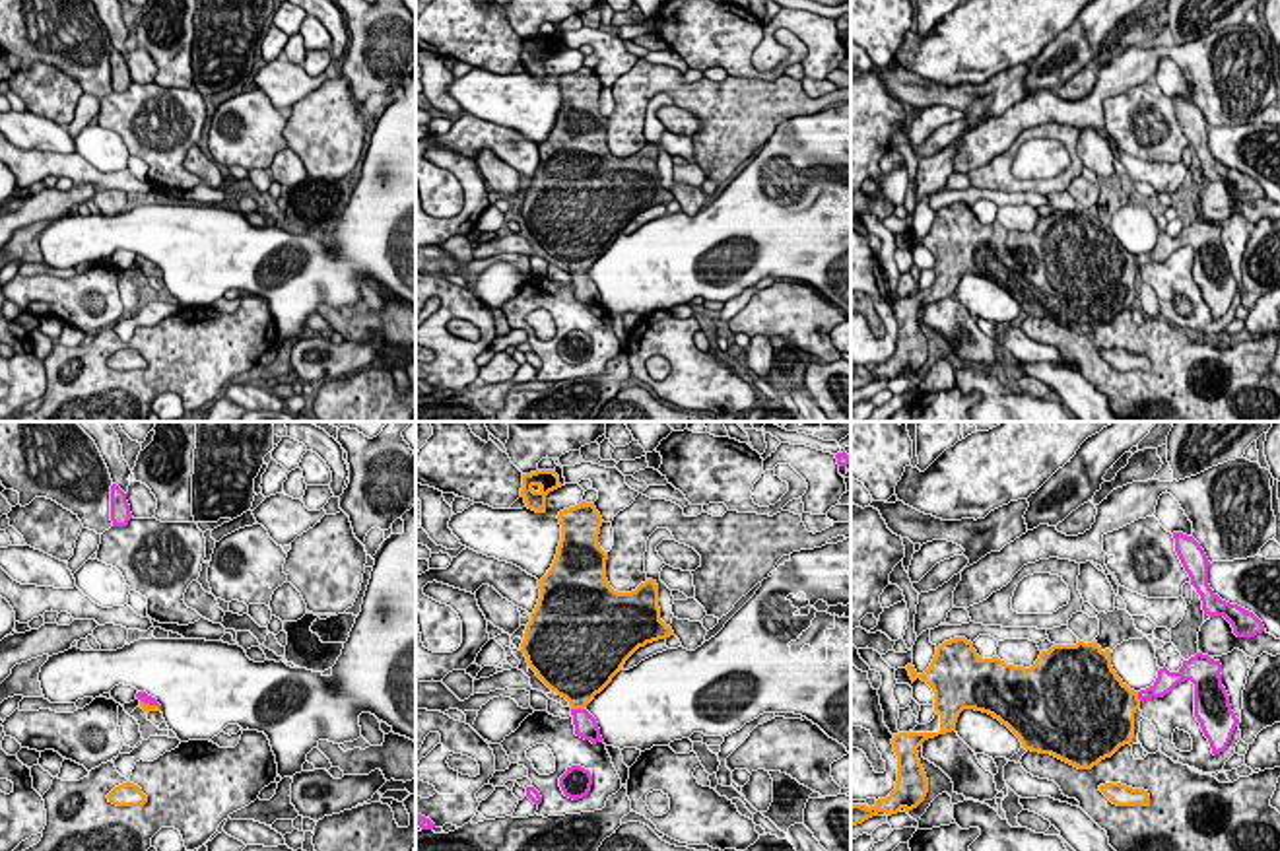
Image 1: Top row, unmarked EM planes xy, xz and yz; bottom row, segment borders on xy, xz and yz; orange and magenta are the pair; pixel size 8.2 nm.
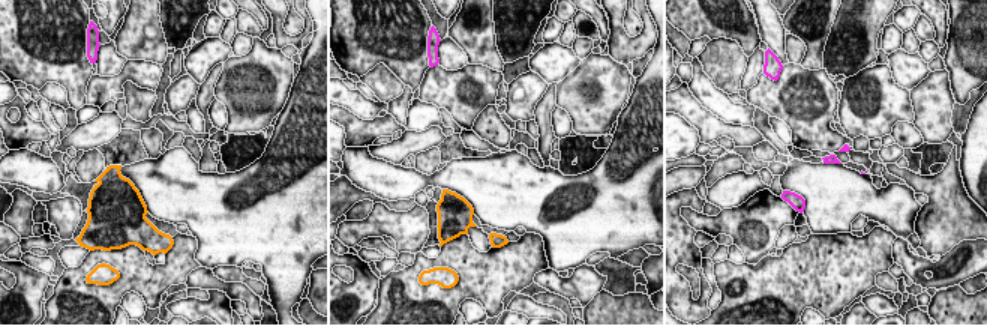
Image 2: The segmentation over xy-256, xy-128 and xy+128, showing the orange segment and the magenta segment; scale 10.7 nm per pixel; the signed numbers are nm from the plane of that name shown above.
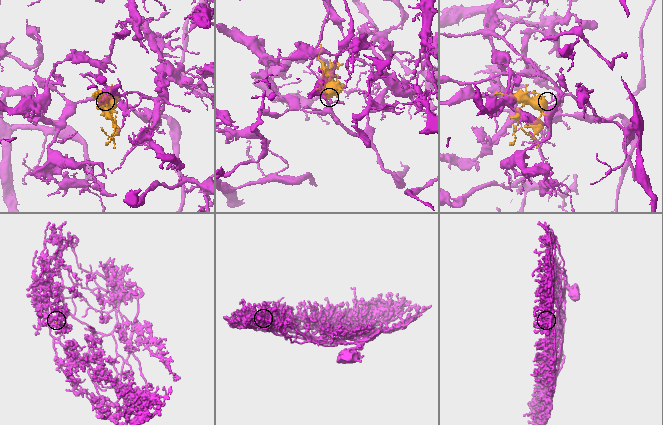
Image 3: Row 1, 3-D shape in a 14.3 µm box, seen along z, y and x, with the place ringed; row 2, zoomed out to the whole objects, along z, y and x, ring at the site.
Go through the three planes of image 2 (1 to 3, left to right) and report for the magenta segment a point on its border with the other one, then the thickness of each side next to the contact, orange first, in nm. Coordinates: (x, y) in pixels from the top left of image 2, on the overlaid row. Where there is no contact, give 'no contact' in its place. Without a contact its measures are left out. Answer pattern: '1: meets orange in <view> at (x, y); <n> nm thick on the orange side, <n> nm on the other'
1: no contact
2: no contact
3: no contact

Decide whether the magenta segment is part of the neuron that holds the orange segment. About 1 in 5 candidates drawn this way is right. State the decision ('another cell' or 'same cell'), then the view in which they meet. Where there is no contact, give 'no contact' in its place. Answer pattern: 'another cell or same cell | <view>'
same cell | xz

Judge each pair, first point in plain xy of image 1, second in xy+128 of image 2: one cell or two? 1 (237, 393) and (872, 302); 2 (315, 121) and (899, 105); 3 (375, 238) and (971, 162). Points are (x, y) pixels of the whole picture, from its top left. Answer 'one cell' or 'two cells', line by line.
1: one cell
2: two cells
3: one cell

